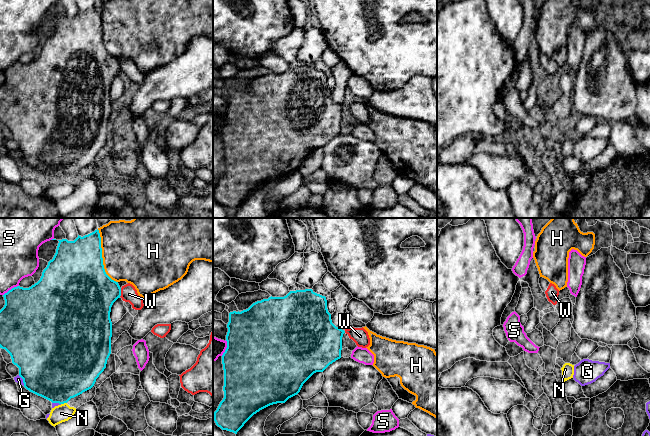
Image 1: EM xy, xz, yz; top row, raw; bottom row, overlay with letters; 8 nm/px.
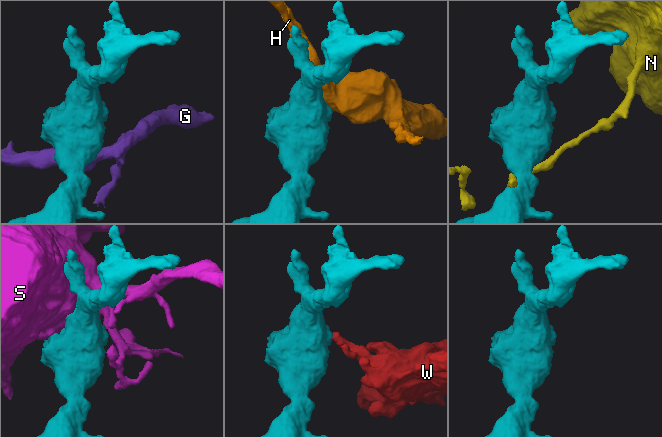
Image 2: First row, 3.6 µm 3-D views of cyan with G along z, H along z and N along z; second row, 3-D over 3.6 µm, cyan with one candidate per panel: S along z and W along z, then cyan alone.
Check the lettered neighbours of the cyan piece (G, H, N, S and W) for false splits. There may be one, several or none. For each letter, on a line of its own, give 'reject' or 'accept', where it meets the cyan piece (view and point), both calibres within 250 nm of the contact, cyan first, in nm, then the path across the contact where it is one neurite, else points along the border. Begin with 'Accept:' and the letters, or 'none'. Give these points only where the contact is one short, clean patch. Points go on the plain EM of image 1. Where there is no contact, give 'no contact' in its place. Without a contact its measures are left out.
Accept: none
G: reject; contact xy (23, 156); calibres 500 and 60 nm
H: reject; contact xy (101, 33); calibres 460 and 460 nm
N: reject; contact xy (63, 179); calibres 460 and 140 nm
S: reject; contact xy (11, 65); calibres 440 and 300 nm
W: reject; contact xy (120, 68); calibres 420 and 130 nm; border xy (121, 64), (119, 72)

